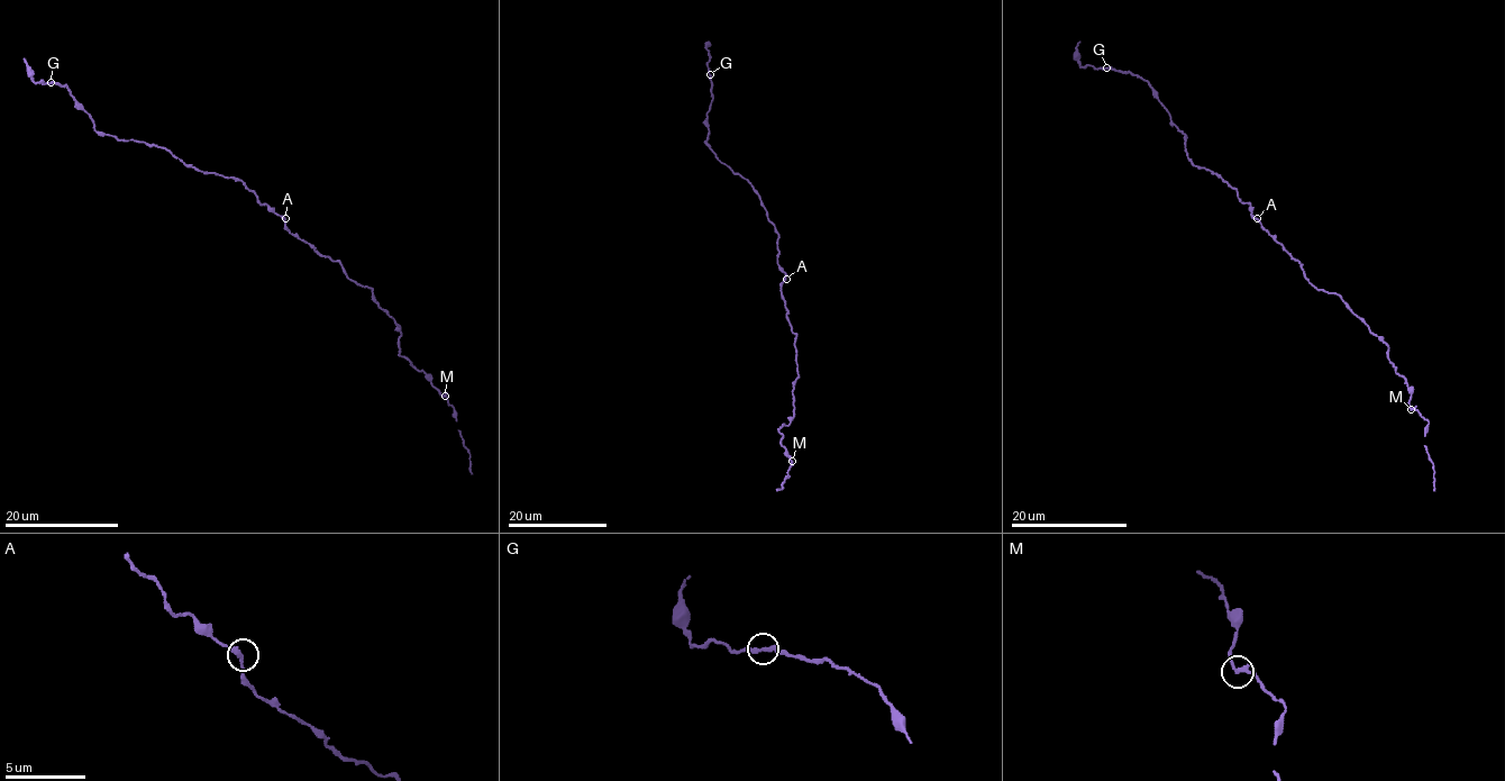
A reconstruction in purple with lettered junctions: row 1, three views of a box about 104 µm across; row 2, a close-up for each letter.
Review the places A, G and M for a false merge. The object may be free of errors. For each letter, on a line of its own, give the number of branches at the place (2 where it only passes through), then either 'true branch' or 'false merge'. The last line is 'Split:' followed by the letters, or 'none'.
A: 2 branches meet; true branch
G: 2 branches meet; true branch
M: 2 branches meet; true branch
Split: none

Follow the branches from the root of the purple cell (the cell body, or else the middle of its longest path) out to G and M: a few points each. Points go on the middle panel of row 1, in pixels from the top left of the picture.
G: (784, 279), (777, 263), (778, 236), (760, 198), (704, 142), (710, 132), (710, 74)
M: (784, 279), (781, 289), (796, 335), (797, 375), (793, 388), (794, 415), (778, 430), (792, 461)

